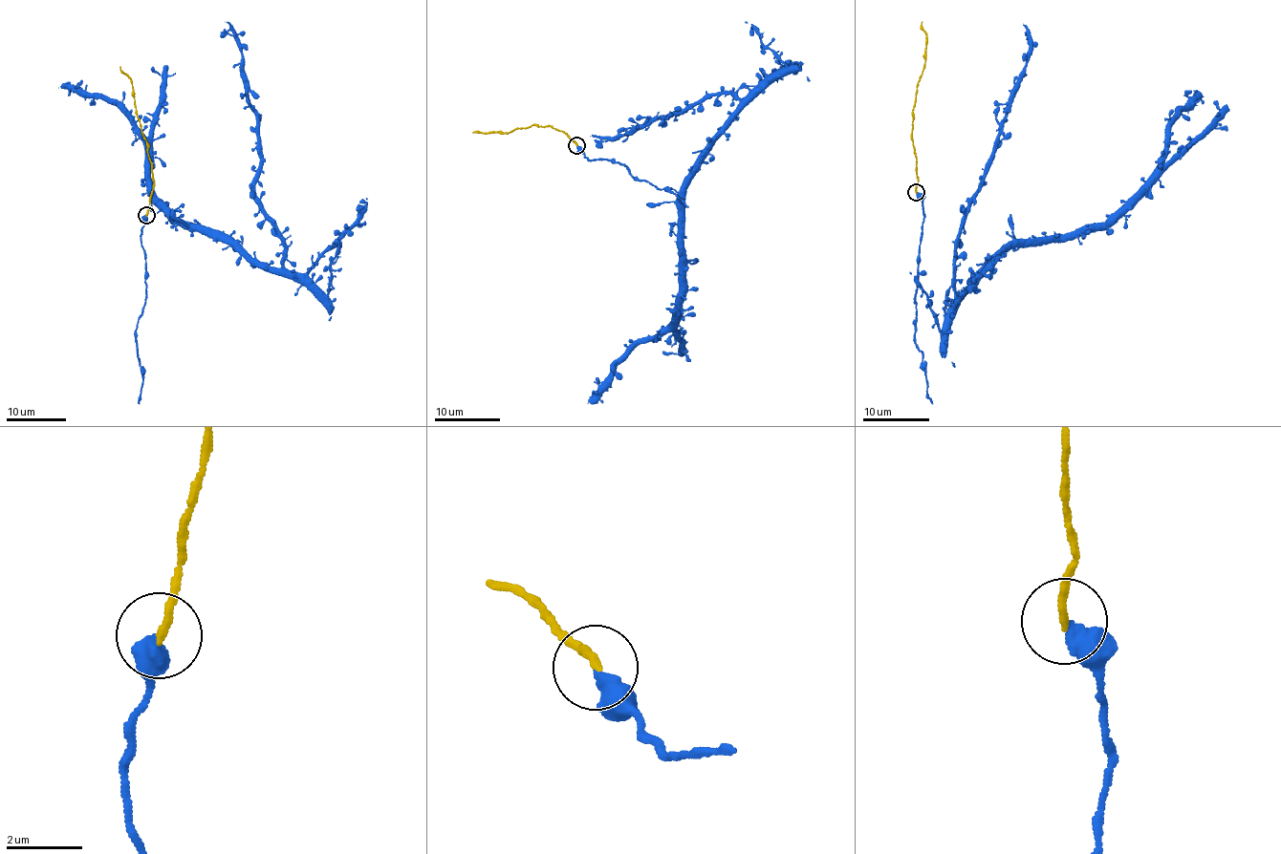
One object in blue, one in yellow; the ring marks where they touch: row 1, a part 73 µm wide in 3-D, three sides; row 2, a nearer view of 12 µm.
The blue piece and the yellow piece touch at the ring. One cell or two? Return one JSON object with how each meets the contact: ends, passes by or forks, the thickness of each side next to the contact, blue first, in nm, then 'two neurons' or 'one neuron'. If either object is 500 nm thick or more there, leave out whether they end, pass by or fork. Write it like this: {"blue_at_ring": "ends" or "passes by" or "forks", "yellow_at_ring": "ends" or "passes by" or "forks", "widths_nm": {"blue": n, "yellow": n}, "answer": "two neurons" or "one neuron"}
{"blue_at_ring": "ends", "yellow_at_ring": "ends", "widths_nm": {"blue": 400, "yellow": 200}, "answer": "one neuron"}

